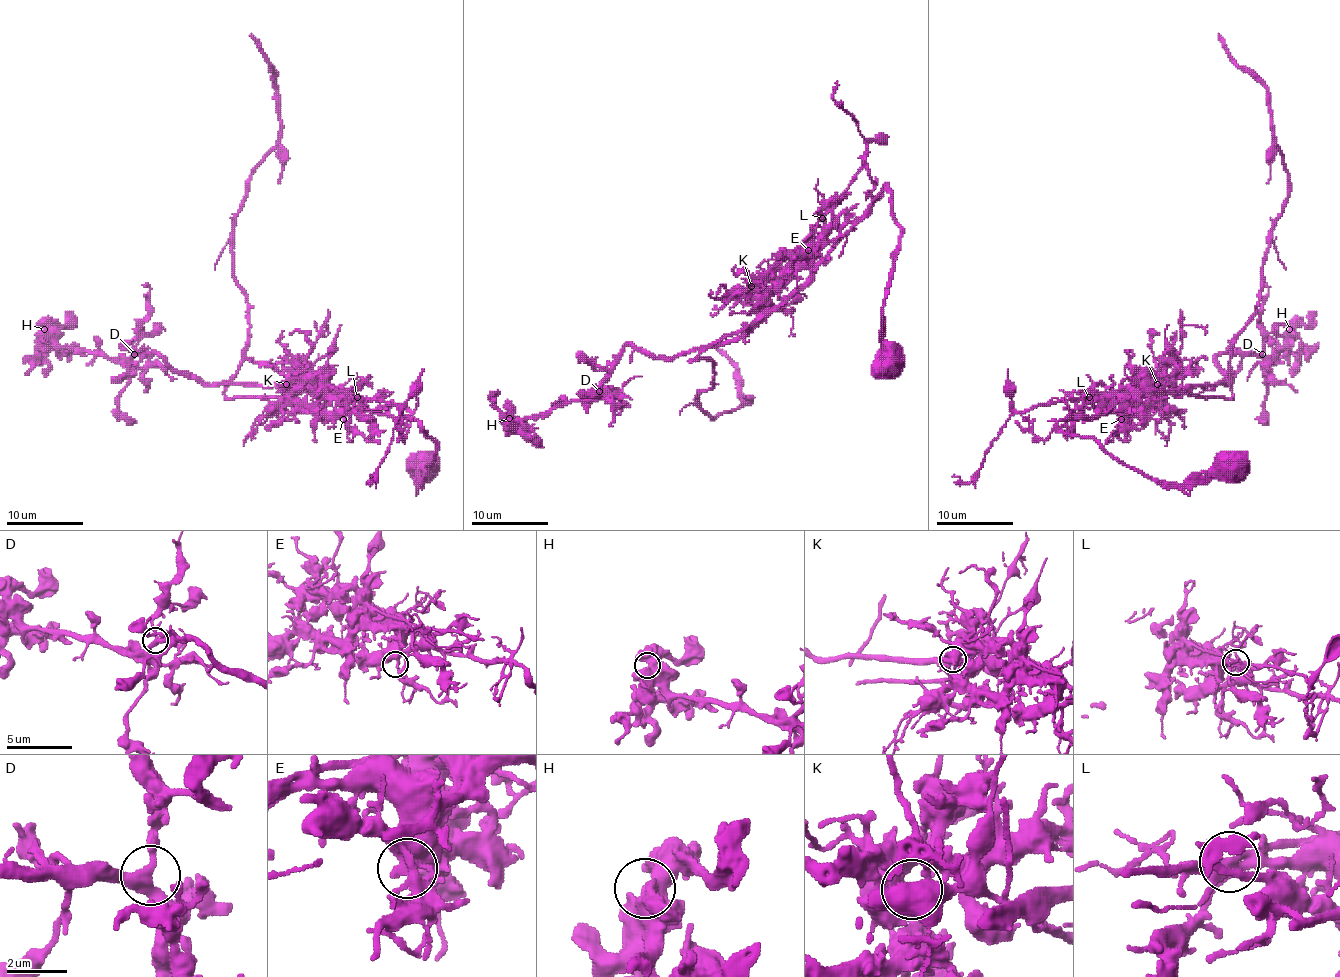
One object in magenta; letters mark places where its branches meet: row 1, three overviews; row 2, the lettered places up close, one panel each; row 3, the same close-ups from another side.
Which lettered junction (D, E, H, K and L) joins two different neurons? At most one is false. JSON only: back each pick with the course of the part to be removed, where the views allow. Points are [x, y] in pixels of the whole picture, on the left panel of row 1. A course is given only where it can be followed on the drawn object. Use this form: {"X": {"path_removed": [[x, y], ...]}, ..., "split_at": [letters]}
{"L": {"path_removed": [[357, 398], [330, 386], [224, 394], [249, 311], [234, 218], [278, 139], [274, 68], [251, 34]]}, "split_at": ["L"]}

